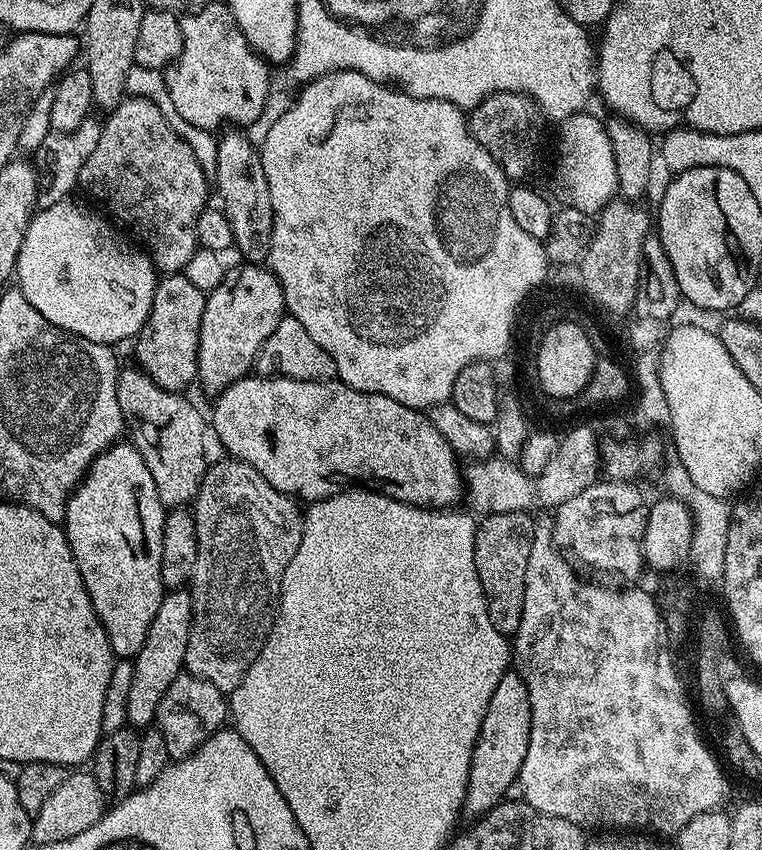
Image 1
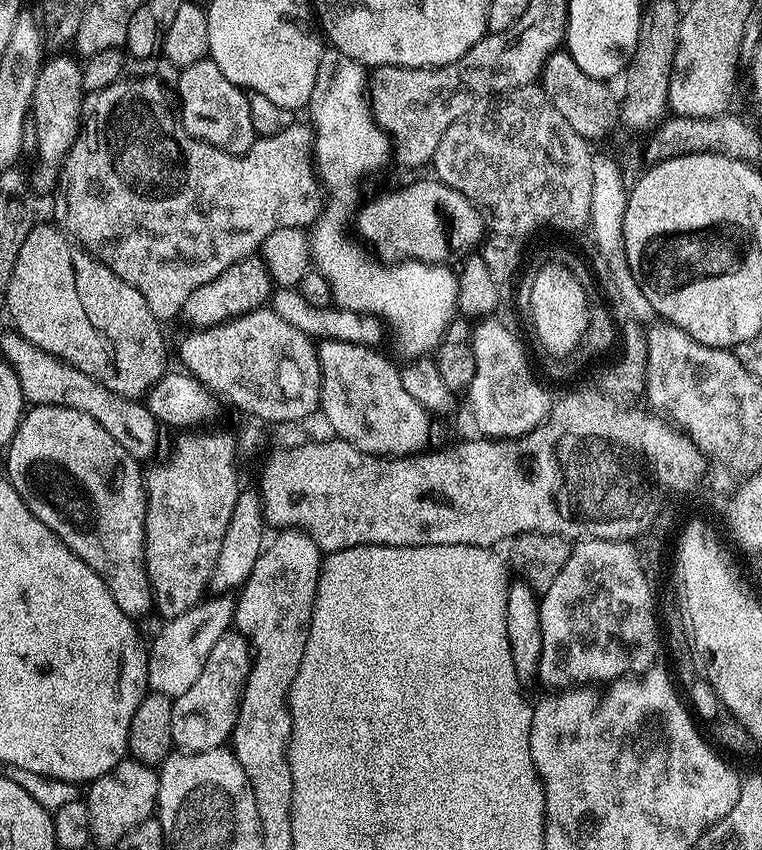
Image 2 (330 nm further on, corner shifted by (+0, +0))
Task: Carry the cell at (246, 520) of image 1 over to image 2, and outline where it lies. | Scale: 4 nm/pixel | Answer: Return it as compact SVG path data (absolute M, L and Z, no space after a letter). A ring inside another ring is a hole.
M235 630L225 632L214 650L210 650L210 658L206 658L206 666L202 666L202 674L198 674L194 686L172 701L170 734L173 745L179 751L205 752L229 743L250 664L251 653L247 639Z

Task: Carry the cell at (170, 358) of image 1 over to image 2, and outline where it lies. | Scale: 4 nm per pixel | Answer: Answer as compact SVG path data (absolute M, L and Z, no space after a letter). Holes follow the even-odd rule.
M259 255L247 256L246 259L230 266L230 270L222 270L222 274L214 278L214 282L206 282L206 286L198 286L198 290L194 290L190 298L186 298L182 316L192 323L193 329L213 328L242 314L265 307L273 291L274 285L270 274L264 268L263 260Z

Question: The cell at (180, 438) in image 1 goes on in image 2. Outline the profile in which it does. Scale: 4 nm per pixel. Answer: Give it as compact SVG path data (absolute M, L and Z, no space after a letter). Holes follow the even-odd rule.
M37 223L26 235L14 262L3 303L8 306L11 327L15 331L34 346L90 374L90 378L102 382L102 386L114 390L114 394L147 397L149 390L166 375L164 336L160 333L162 324L154 314L150 314L146 298L142 298L134 286L122 282L114 270L93 258L71 236L58 230L55 223Z

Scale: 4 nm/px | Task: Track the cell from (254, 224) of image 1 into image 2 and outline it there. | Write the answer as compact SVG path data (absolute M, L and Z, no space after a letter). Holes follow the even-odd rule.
M210 58L194 62L180 69L180 78L174 85L180 95L178 119L180 125L196 140L206 142L231 156L243 156L258 139L245 89L239 88Z

